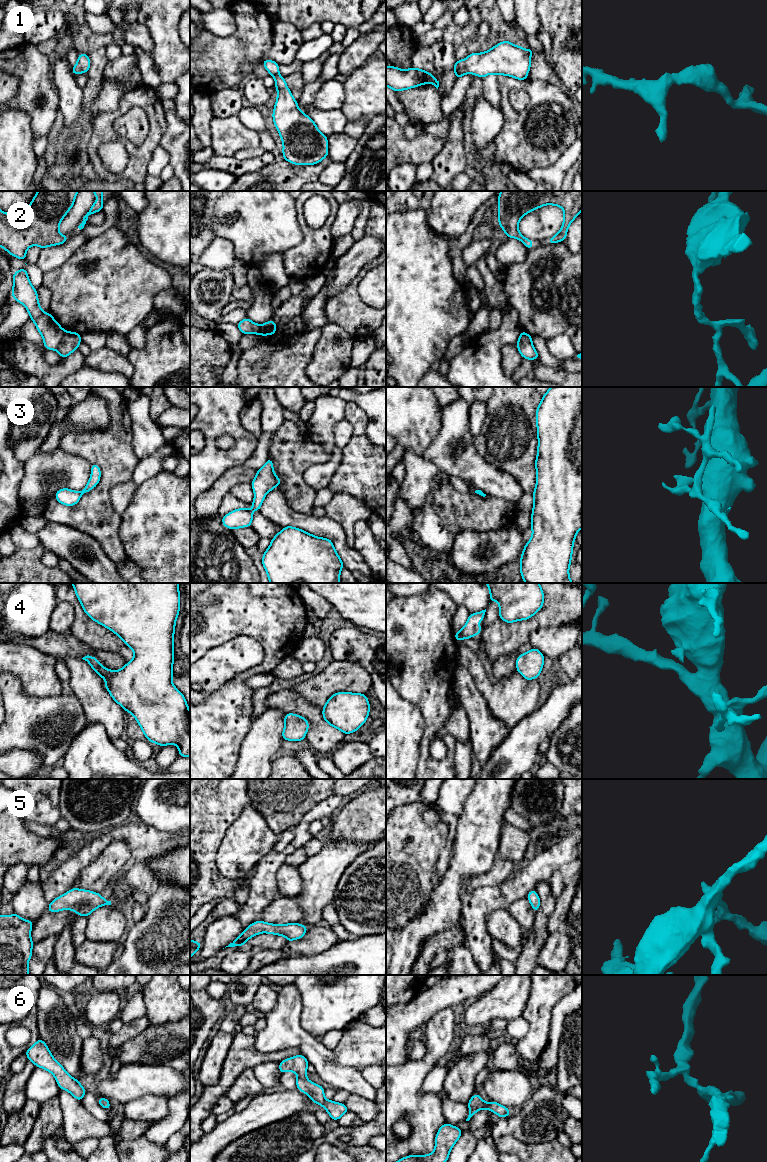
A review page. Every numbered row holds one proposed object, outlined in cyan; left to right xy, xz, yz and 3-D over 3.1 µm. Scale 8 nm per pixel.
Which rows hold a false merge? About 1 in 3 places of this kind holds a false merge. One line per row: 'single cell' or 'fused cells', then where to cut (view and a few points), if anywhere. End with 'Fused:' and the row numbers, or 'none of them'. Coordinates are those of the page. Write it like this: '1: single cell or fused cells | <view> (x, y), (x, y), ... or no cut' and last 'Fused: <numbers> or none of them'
1: single cell | no cut
2: fused cells | xy (65, 332), (56, 349)
3: fused cells | xz (276, 478), (278, 484)
4: single cell | no cut
5: single cell | no cut
6: single cell | no cut
Fused: 2, 3

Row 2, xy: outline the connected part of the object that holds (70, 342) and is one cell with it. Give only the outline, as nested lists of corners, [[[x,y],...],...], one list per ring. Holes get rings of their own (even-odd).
[[[66,331],[58,348],[58,354],[60,357],[65,358],[69,356],[73,351],[78,349],[81,343],[81,334],[78,332]]]

